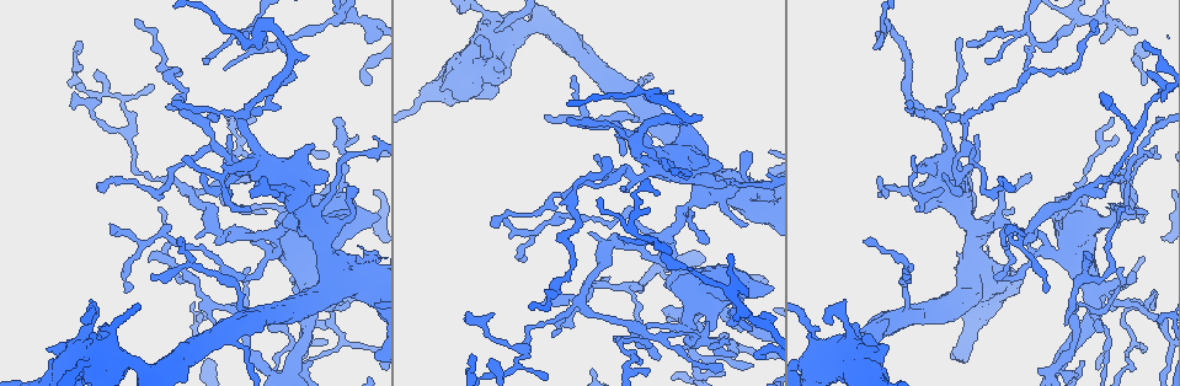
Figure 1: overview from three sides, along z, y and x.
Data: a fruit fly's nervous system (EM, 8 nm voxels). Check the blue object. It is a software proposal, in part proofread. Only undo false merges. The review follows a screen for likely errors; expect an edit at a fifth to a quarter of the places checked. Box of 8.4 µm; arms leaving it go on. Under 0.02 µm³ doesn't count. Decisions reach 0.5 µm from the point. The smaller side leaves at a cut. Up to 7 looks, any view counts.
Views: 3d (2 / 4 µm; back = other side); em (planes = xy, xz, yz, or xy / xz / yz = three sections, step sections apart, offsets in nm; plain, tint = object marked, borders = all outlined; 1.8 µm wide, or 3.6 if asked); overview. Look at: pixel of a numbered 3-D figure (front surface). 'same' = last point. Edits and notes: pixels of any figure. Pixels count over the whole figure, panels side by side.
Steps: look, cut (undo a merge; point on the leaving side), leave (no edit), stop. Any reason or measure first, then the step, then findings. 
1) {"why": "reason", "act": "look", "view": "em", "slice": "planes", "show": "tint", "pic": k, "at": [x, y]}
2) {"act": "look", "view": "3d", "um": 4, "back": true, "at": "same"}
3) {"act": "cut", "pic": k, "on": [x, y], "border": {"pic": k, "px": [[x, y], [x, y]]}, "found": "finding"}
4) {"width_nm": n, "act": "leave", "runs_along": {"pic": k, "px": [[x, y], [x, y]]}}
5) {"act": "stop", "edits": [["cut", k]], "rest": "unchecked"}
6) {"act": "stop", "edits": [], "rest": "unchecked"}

{"why": "sharp bend", "act": "look", "view": "3d", "um": 4, "pic": 1, "at": [108, 342]}

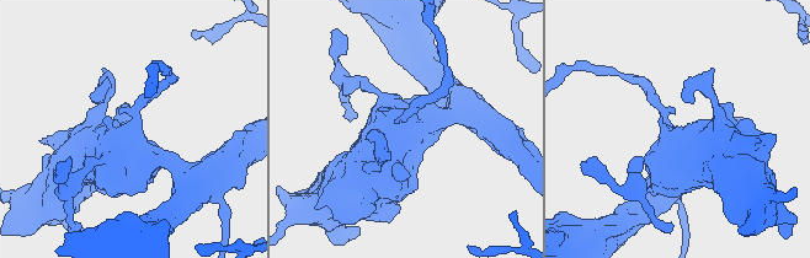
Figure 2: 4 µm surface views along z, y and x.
{"act": "look", "view": "em", "um": 3.6, "slice": "planes", "show": "tint", "pic": 2, "at": [132, 132]}

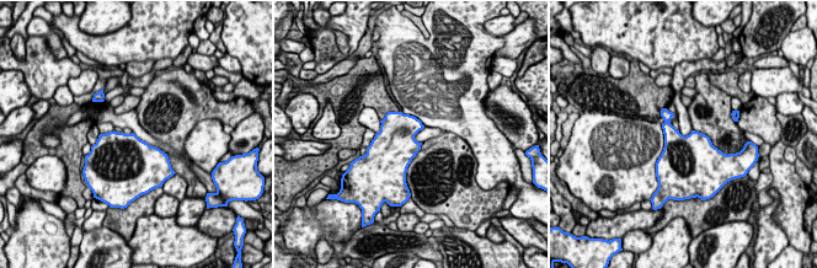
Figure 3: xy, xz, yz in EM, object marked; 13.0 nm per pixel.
{"act": "leave", "found": "all the same neuron"}

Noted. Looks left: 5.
{"why": "abrupt turn", "act": "look", "view": "em", "um": 3.6, "slice": "xz", "step": 8, "show": "tint", "pic": 1, "at": [317, 232]}

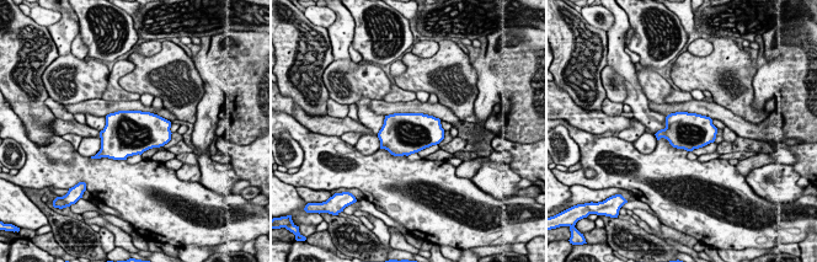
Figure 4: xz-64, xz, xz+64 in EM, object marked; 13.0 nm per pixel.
{"act": "leave", "found": "continuous, no second neuron"}

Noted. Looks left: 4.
{"why": "abrupt turn", "act": "look", "view": "3d", "um": 2, "pic": 1, "at": [649, 239]}

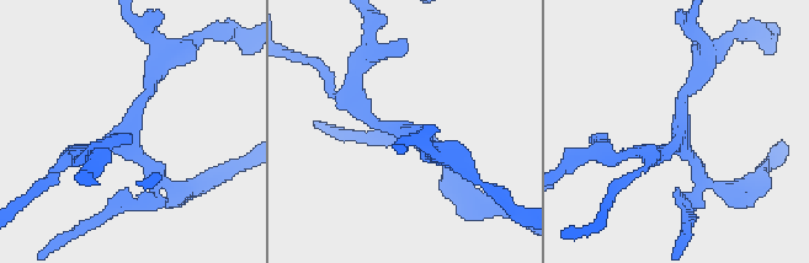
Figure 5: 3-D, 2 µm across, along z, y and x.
{"act": "look", "view": "em", "slice": "xz", "step": 16, "show": "tint", "pic": 5, "at": [680, 139]}

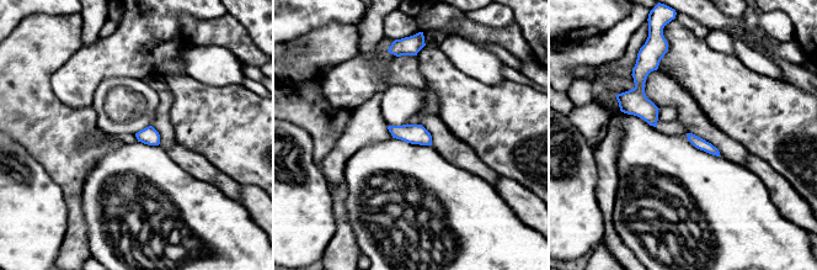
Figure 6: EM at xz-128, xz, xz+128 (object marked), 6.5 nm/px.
{"act": "look", "view": "em", "slice": "planes", "show": "tint", "at": "same"}

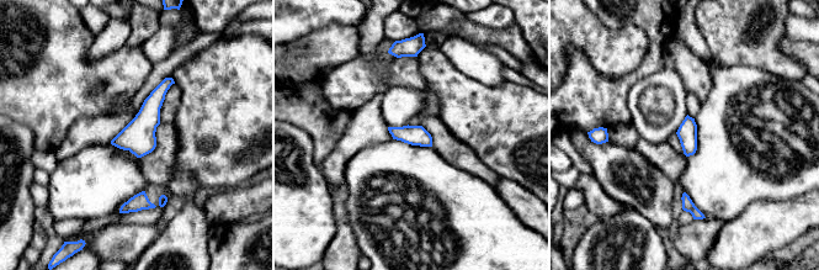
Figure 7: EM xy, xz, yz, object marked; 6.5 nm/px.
{"act": "leave", "found": "one neuron here"}

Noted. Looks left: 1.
{"act": "stop", "edits": [], "rest": "unchecked"}

